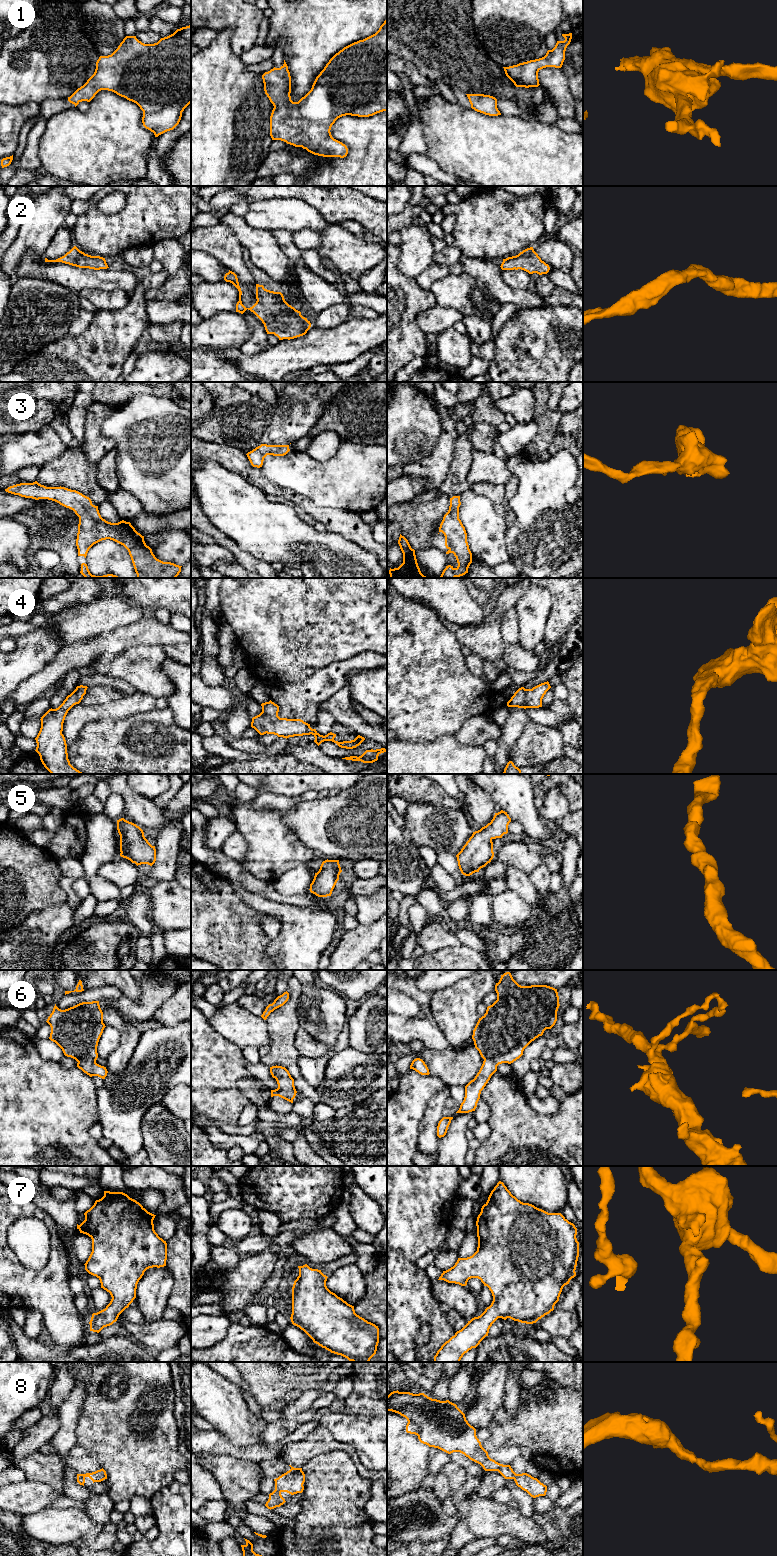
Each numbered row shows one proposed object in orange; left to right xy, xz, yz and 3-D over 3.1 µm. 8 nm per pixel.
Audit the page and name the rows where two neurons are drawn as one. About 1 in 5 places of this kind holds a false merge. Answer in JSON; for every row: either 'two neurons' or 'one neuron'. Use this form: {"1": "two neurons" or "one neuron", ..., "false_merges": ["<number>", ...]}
{"1": "one neuron", "2": "one neuron", "3": "one neuron", "4": "one neuron", "5": "one neuron", "6": "one neuron", "7": "one neuron", "8": "one neuron", "false_merges": []}

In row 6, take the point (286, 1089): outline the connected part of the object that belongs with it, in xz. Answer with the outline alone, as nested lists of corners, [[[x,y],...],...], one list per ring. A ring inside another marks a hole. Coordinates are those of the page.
[[[282,1066],[270,1067],[270,1073],[276,1079],[278,1088],[271,1090],[271,1097],[279,1096],[291,1103],[296,1096],[296,1089],[294,1086],[294,1079],[291,1077],[289,1071]]]

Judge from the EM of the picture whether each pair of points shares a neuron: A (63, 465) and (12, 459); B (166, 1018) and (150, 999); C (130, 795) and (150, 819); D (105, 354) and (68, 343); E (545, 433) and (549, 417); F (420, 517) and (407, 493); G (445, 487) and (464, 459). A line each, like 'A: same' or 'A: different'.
A: different
B: different
C: same
D: same
E: same
F: different
G: same

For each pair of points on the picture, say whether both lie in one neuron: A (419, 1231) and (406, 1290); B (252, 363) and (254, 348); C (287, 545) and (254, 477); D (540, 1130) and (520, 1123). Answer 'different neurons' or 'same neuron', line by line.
A: different neurons
B: different neurons
C: different neurons
D: same neuron

